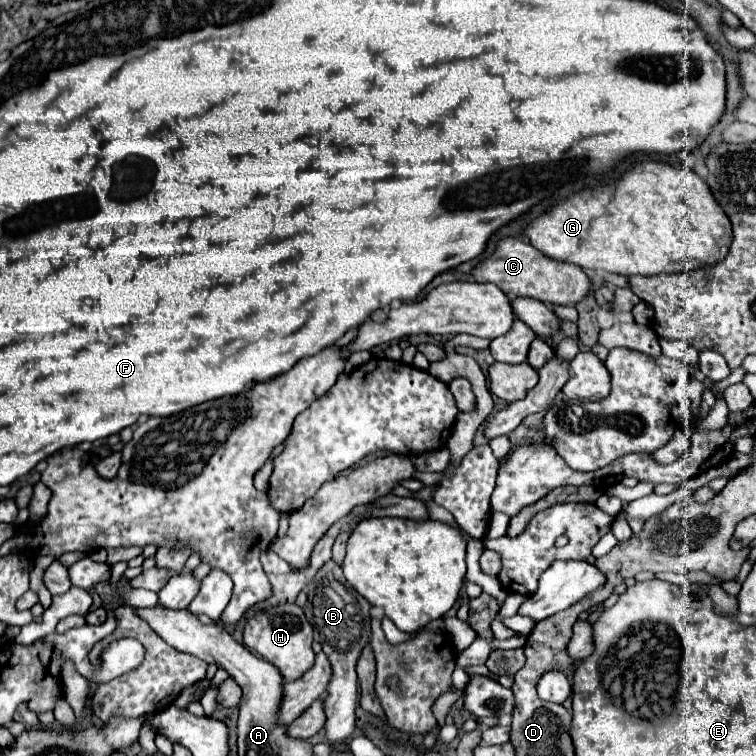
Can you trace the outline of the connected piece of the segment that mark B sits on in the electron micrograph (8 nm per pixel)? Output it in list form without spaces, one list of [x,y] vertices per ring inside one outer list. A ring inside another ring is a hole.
[[[328,560],[320,572],[314,576],[312,592],[308,594],[308,604],[304,606],[306,618],[314,628],[314,640],[322,644],[324,654],[332,664],[332,680],[326,690],[324,710],[326,710],[326,736],[330,744],[342,742],[354,730],[356,714],[354,708],[358,704],[358,678],[356,678],[356,662],[360,652],[370,640],[370,604],[364,600],[344,578],[342,568]]]

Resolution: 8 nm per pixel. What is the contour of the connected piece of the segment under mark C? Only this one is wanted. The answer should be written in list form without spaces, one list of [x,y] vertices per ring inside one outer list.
[[[518,238],[500,240],[496,254],[492,258],[486,258],[482,264],[478,264],[472,270],[472,276],[476,278],[476,282],[496,284],[506,294],[536,298],[540,302],[562,304],[562,306],[574,306],[582,302],[592,290],[592,280],[586,276],[586,272],[580,266],[572,266],[568,262],[556,262],[540,254],[540,250],[536,250],[532,244],[526,244]]]

